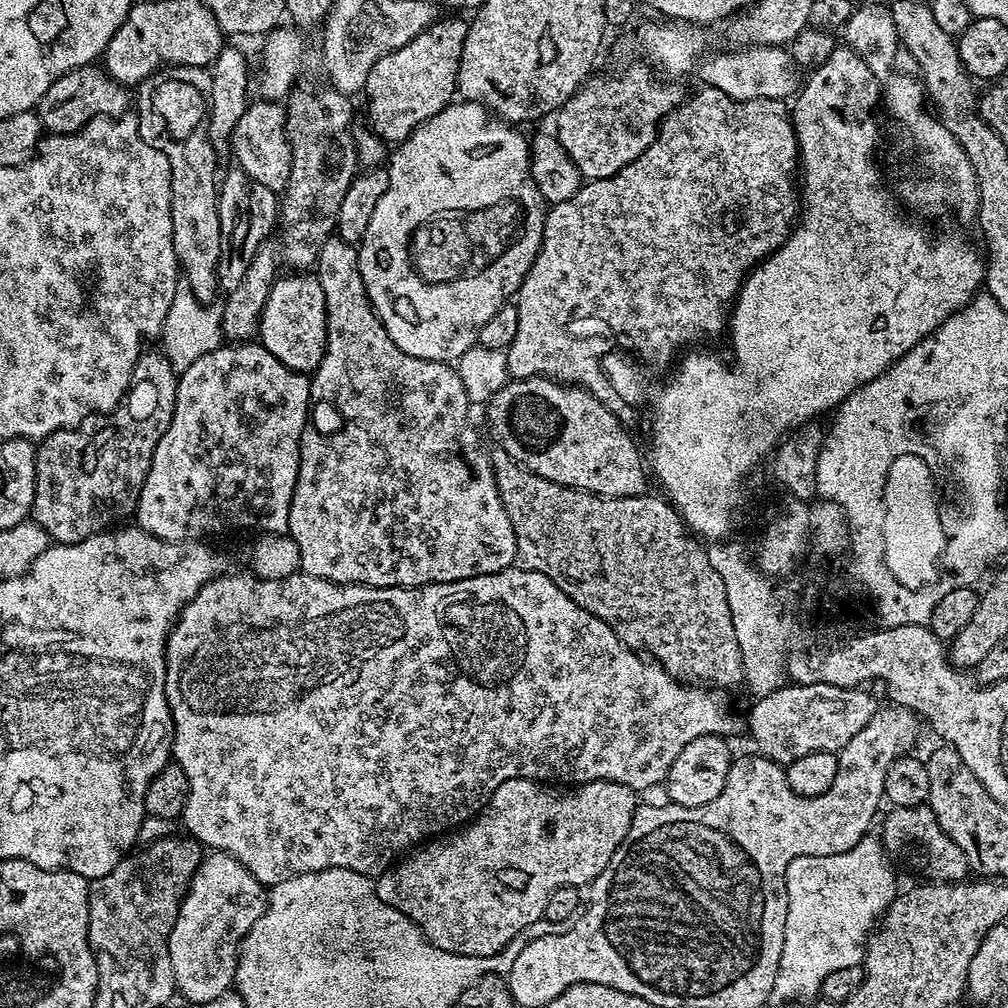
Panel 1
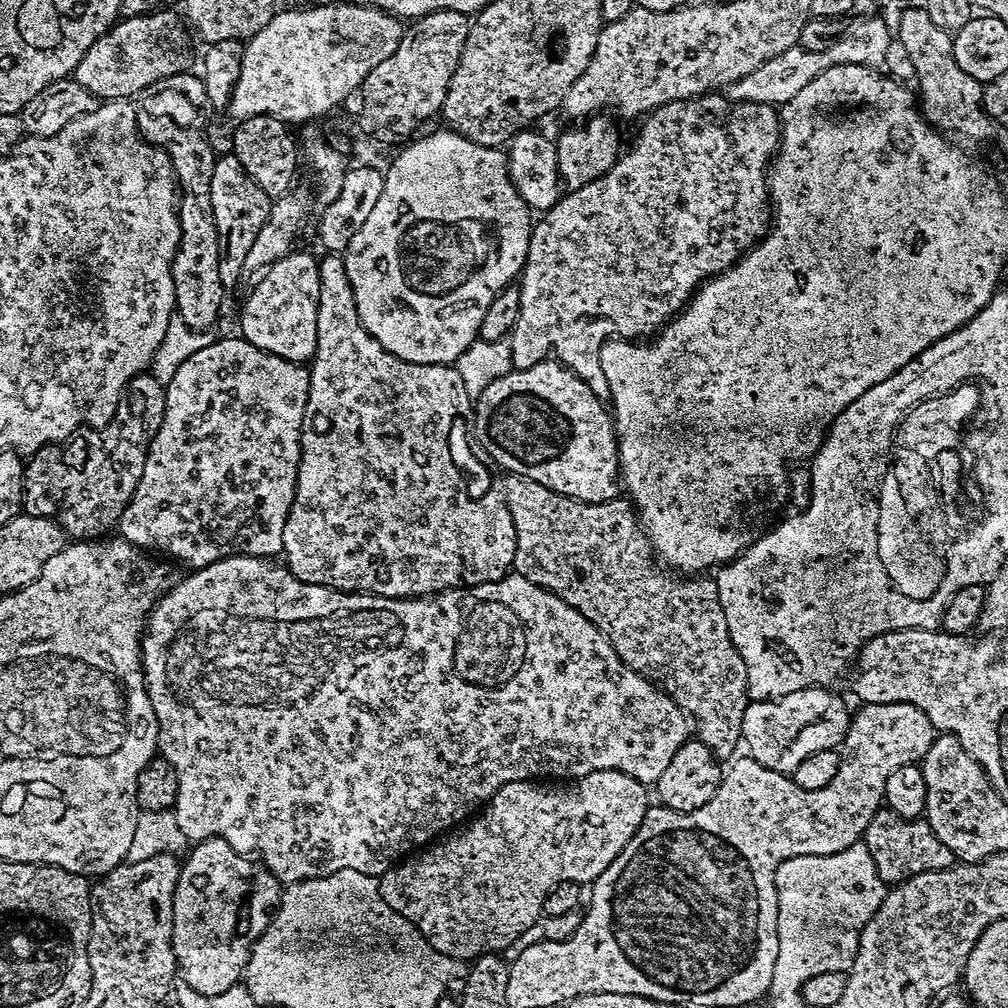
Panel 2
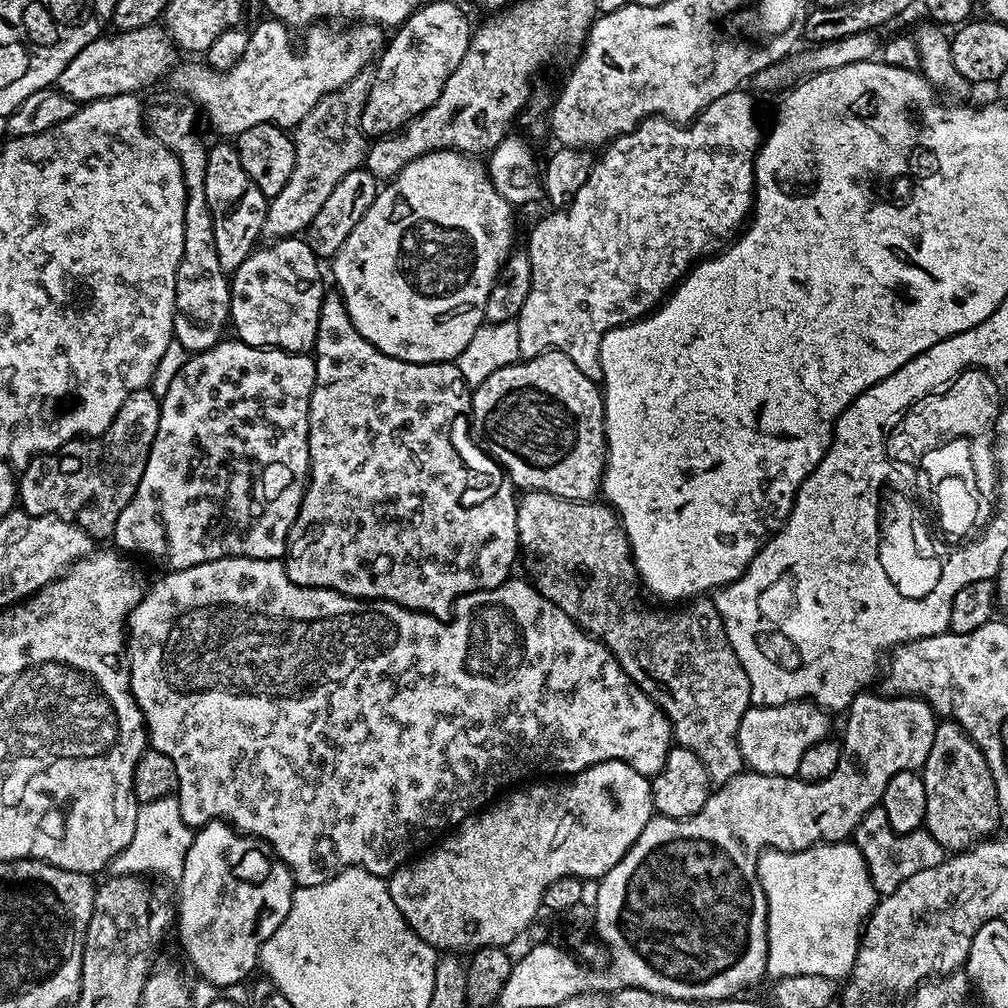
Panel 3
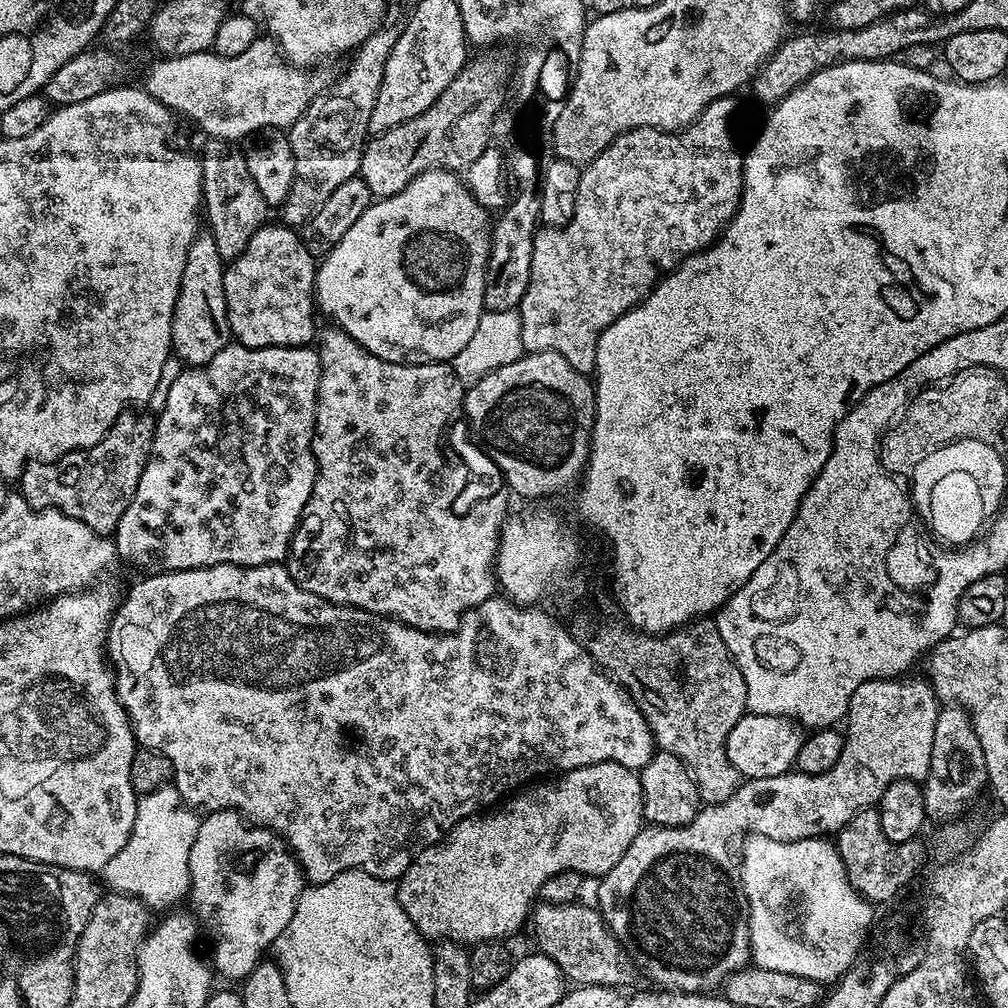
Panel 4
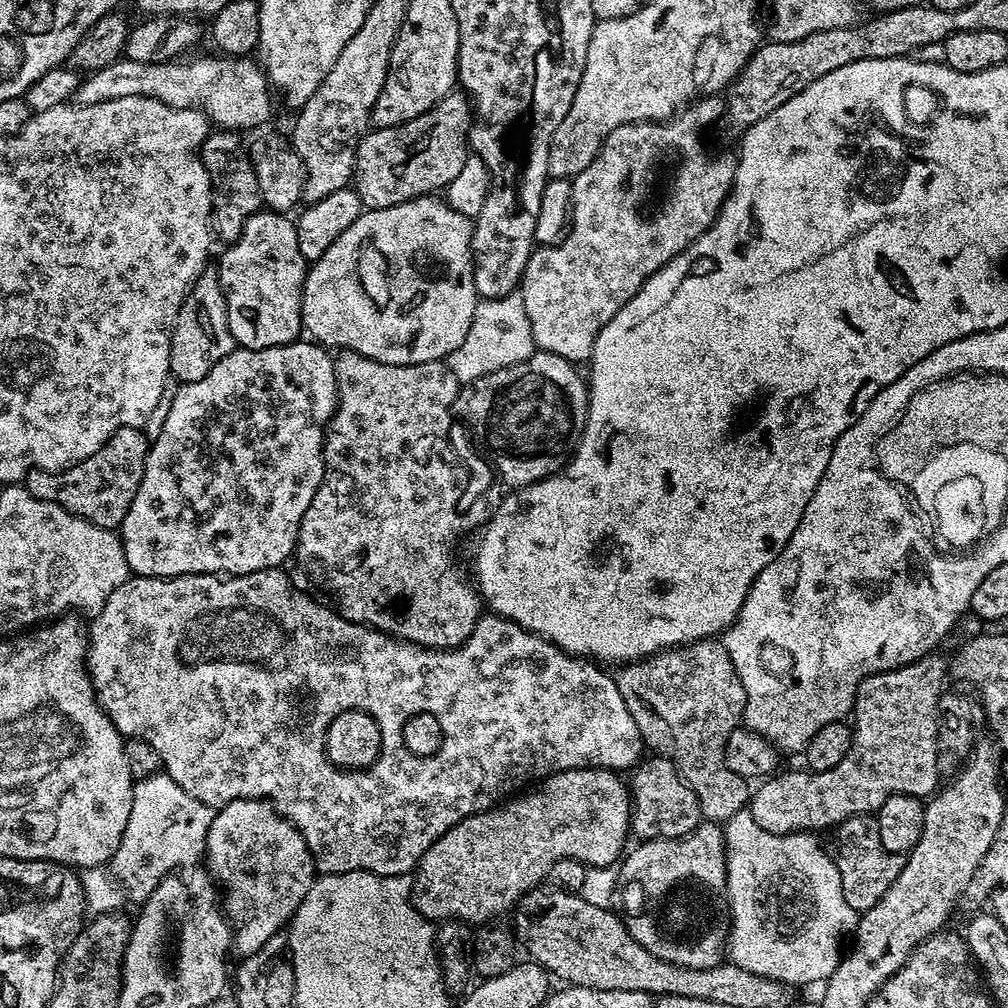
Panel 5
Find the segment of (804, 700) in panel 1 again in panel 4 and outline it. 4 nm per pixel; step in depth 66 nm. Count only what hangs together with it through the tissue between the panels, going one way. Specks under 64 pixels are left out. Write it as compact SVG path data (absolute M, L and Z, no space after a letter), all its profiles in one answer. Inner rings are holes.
M746 712L727 736L727 757L743 779L777 777L795 767L804 737L803 727L795 720Z

